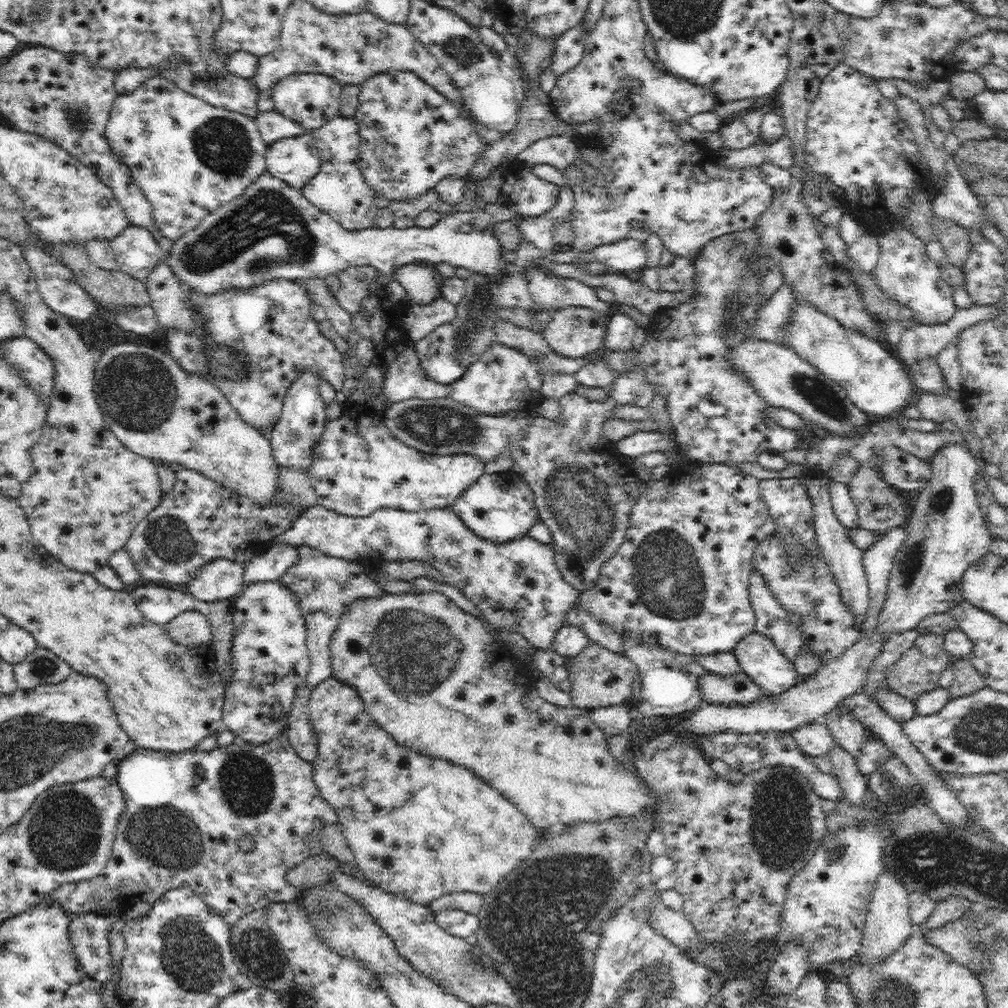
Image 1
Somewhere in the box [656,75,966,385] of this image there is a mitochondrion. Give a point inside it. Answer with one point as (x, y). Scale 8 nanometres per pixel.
(725, 326)

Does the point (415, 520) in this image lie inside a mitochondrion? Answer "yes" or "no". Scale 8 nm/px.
no

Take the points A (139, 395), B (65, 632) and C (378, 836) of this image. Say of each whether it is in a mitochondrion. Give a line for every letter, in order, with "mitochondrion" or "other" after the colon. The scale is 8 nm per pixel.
A: mitochondrion
B: other
C: other

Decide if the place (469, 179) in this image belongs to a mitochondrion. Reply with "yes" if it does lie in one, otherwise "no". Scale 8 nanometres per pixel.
no

